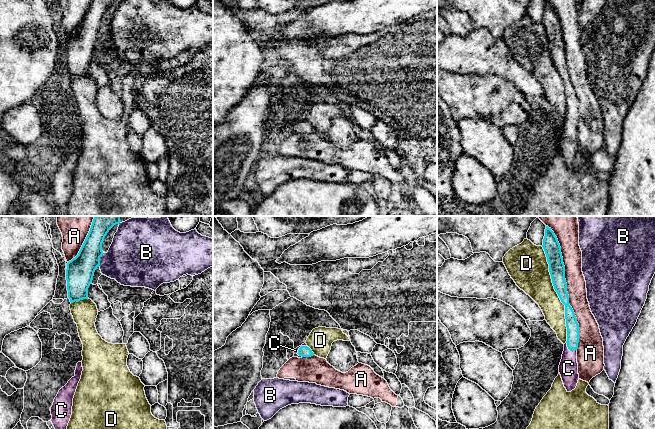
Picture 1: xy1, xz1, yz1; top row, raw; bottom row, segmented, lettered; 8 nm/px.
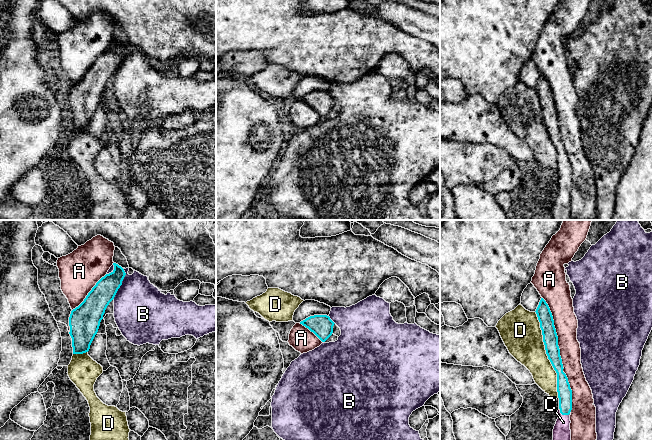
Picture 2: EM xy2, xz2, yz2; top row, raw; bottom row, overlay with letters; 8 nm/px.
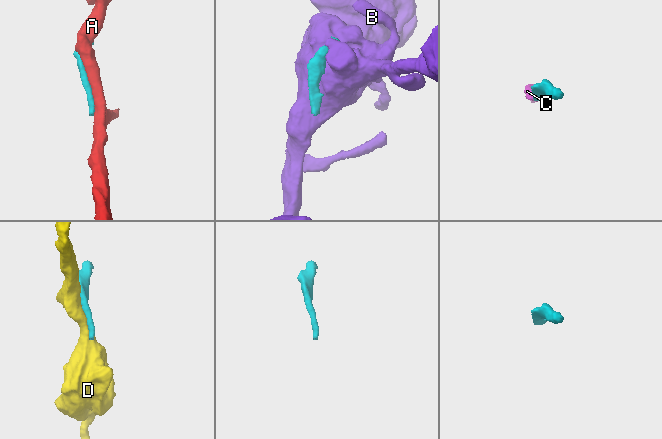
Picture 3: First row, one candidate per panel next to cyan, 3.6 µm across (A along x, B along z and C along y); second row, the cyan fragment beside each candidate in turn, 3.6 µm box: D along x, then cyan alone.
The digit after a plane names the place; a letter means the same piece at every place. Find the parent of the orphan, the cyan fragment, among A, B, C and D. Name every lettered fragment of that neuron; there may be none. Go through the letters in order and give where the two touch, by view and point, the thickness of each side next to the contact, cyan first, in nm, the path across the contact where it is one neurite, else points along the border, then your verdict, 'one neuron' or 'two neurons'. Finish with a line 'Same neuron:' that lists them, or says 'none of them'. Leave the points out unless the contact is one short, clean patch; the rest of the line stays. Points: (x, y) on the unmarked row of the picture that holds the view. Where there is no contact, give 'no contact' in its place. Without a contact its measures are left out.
A: contact yz1 (566, 63); calibres 130 and 160 nm; two neurons
B: contact xy2 (121, 59); calibres 190 and 420 nm; two neurons
C: contact xz1 (300, 123); calibres 90 and 30 nm; way xz1 (304, 127), (300, 123), (295, 126); one neuron
D: contact yz1 (557, 69); calibres 130 and 280 nm; two neurons
Same neuron: C

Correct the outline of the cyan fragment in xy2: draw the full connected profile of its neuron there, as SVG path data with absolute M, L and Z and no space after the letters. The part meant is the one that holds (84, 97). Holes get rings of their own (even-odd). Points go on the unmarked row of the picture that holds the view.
M113 39L114 46L102 53L84 77L71 87L69 93L73 130L89 127L109 79L114 75L126 51L124 45Z

